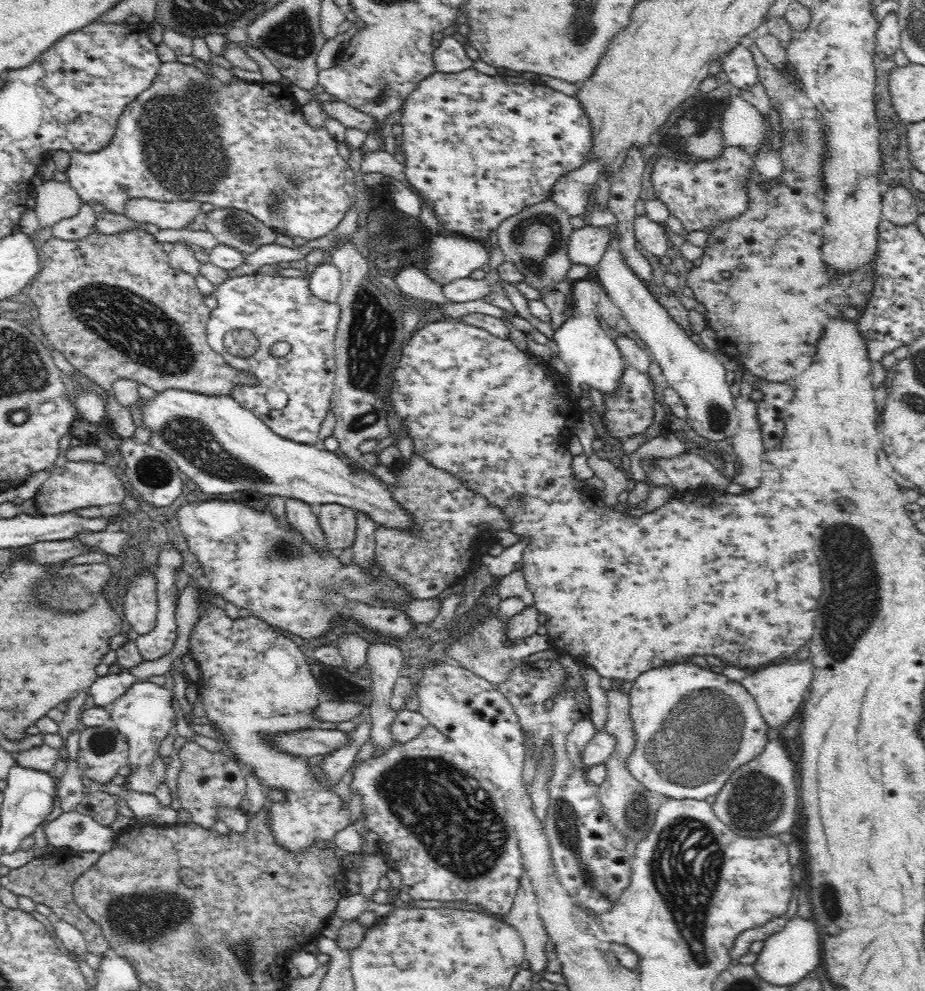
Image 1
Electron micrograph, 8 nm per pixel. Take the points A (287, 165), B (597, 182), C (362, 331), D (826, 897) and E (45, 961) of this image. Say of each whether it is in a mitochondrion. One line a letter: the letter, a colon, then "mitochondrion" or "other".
A: other
B: other
C: mitochondrion
D: mitochondrion
E: other

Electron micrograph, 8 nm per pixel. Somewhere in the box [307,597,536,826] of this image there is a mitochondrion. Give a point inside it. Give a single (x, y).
(482, 649)

